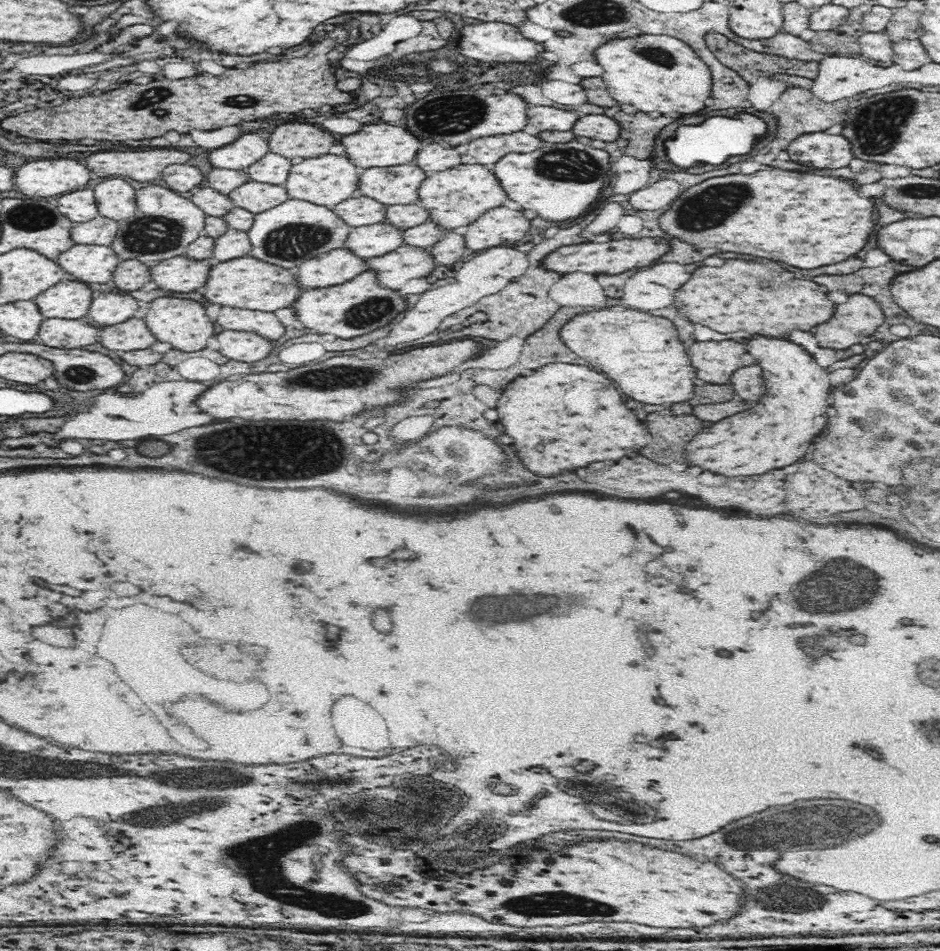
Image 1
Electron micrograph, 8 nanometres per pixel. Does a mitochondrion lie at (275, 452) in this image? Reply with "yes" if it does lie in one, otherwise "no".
yes

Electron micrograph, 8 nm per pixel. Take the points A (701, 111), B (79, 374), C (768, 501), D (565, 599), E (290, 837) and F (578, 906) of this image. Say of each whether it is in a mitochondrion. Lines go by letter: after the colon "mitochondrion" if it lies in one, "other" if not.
A: other
B: mitochondrion
C: other
D: mitochondrion
E: mitochondrion
F: other

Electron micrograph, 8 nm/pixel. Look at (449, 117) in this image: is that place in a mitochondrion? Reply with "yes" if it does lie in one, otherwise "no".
yes

